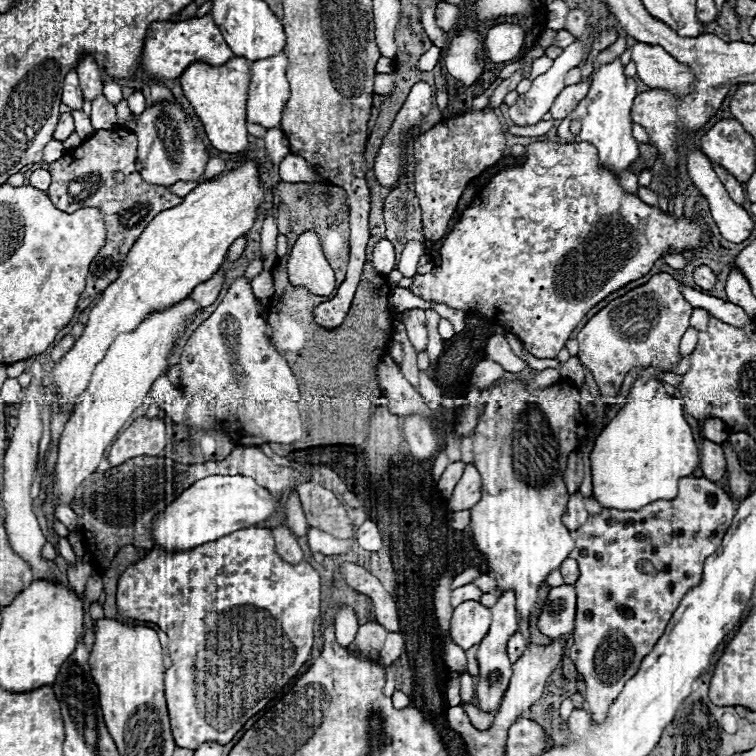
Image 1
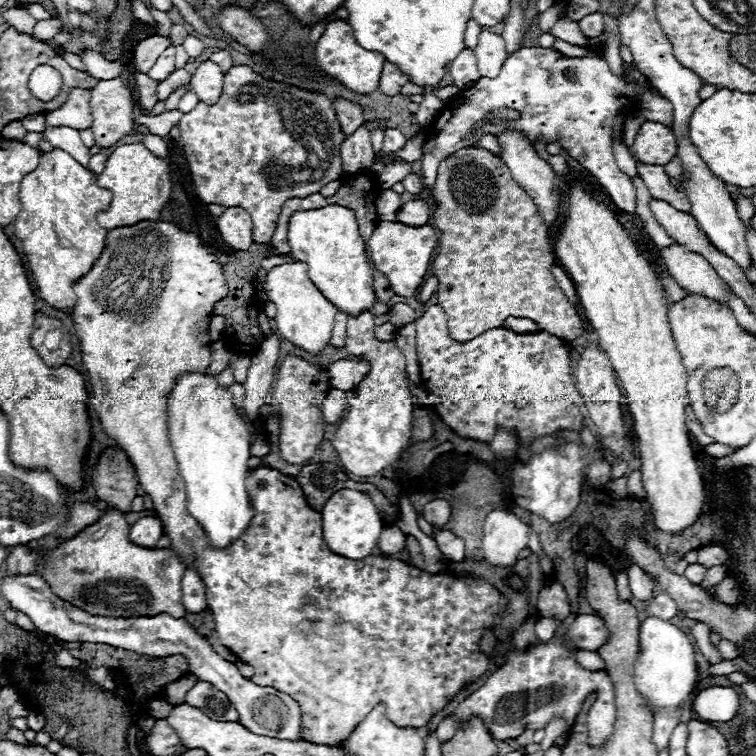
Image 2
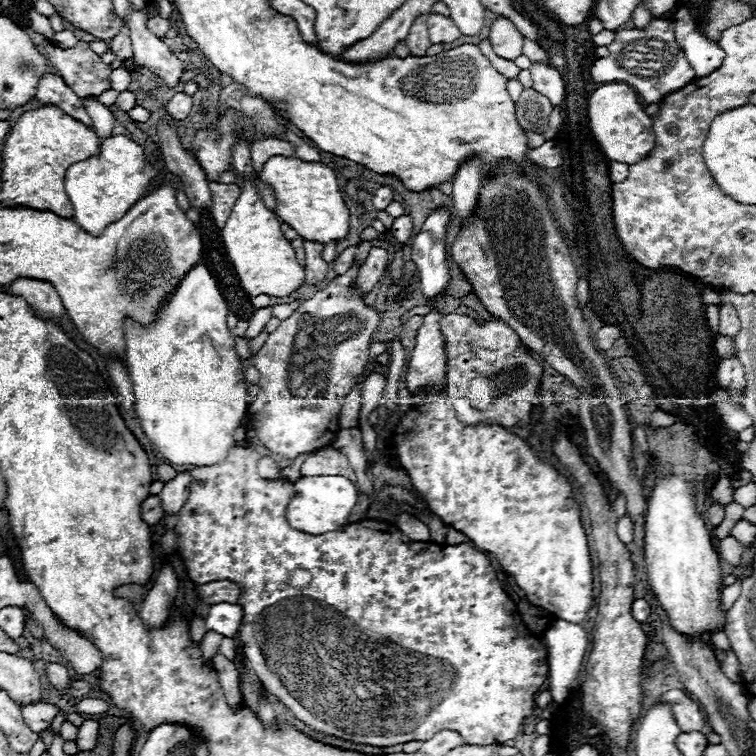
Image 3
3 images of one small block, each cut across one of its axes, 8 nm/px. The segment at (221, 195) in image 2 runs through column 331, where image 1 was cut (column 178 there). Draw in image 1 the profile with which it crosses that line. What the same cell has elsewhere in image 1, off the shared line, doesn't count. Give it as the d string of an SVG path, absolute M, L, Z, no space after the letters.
M164 100L146 108L138 116L134 134L138 136L138 164L144 182L172 186L176 182L198 182L204 174L210 156L178 100Z

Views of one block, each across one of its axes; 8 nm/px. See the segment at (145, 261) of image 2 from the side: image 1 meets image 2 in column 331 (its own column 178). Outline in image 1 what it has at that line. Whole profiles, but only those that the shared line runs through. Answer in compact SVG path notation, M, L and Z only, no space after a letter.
M246 528L240 532L232 532L216 542L206 542L202 546L184 552L166 552L160 546L154 546L142 560L130 564L122 572L118 580L118 612L124 620L154 622L160 626L160 630L166 632L172 666L164 674L164 684L166 684L172 734L180 748L196 750L204 740L216 740L218 744L228 744L234 738L234 734L246 724L246 720L252 718L256 712L260 712L298 674L302 664L310 658L314 642L314 620L320 616L320 576L308 562L300 562L296 566L284 562L274 550L274 538L268 528Z

